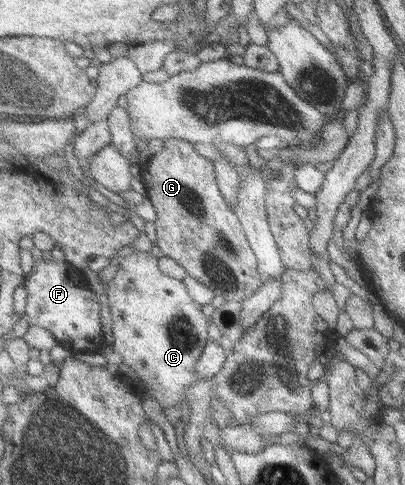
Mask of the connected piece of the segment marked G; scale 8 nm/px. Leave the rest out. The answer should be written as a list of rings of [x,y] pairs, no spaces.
[[[171,138],[164,141],[162,150],[148,160],[141,172],[148,187],[147,197],[157,214],[154,222],[154,244],[159,247],[163,256],[171,257],[180,263],[188,275],[210,286],[217,295],[228,301],[243,302],[263,286],[262,275],[258,271],[259,259],[252,249],[239,216],[235,210],[232,211],[232,207],[226,205],[212,161],[199,155],[192,143]]]

